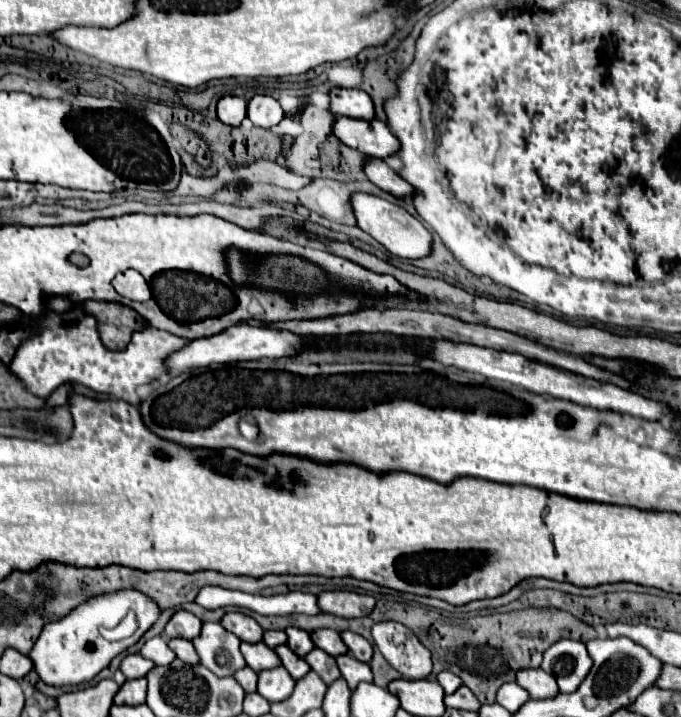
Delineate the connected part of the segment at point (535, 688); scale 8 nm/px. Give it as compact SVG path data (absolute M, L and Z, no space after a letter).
M541 668L519 670L517 672L517 684L523 686L531 698L547 698L547 696L555 696L555 692L559 692L553 676L543 672Z

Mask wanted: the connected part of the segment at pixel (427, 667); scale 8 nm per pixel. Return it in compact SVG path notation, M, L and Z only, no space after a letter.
M379 622L371 630L385 660L407 680L423 680L433 672L431 652L399 622Z

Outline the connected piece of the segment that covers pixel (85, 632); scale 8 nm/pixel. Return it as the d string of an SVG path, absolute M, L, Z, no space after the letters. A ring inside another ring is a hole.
M135 590L117 592L111 596L97 596L95 600L87 600L87 604L81 604L81 608L75 608L75 612L71 612L71 616L65 616L63 620L57 620L55 624L47 624L47 628L43 628L39 640L31 648L29 658L33 660L35 672L47 686L63 688L63 686L75 686L81 682L89 682L117 654L127 650L129 646L133 646L157 620L157 614L159 614L159 608L151 600L147 600L147 596L141 596L141 592L135 592ZM127 610L133 610L137 616L137 622L139 622L137 632L133 636L117 640L117 642L105 640L99 634L99 626L117 624L125 616Z

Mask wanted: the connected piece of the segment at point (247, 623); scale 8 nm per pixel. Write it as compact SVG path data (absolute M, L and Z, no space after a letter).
M241 612L225 614L221 624L223 624L223 628L227 628L229 632L233 632L239 638L241 636L263 636L263 628L251 616L245 616Z

